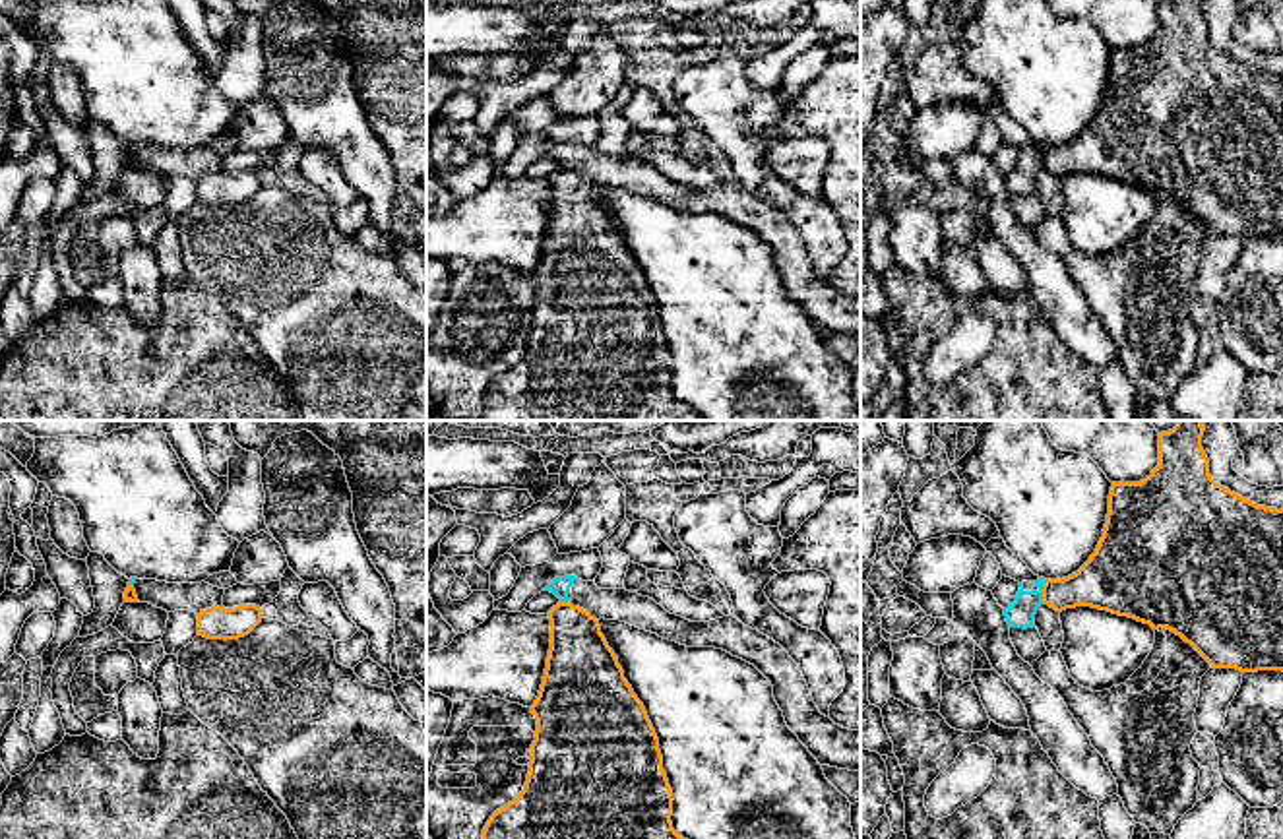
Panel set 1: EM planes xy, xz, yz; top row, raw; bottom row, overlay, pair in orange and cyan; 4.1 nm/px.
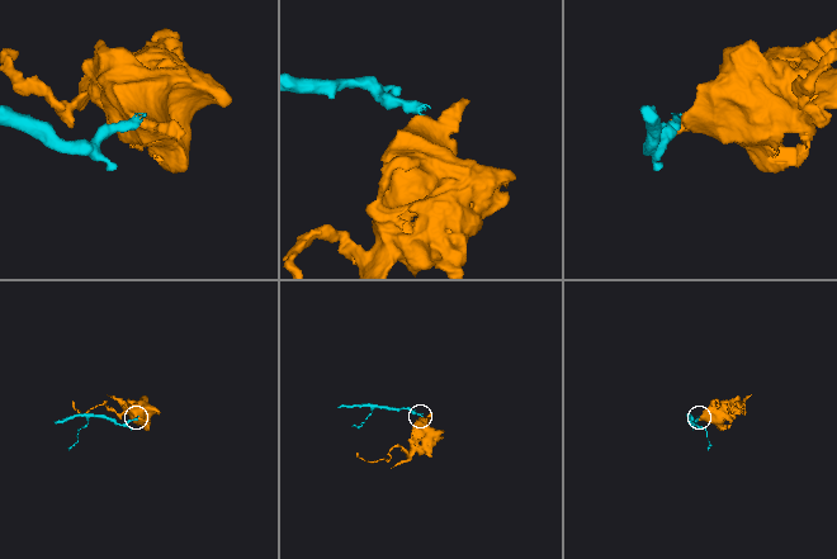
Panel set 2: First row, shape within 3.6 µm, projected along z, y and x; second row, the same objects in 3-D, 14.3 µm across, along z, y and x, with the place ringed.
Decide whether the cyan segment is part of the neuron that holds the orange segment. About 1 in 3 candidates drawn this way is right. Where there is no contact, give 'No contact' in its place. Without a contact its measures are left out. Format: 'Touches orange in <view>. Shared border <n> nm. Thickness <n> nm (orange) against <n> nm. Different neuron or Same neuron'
Touches orange in yz. Shared border 100 nm. Thickness 220 nm (orange) against 110 nm. Different neuron

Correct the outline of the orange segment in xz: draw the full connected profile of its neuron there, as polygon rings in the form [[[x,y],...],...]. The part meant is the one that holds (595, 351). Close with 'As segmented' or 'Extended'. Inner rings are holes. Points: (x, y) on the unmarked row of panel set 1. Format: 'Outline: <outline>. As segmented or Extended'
Outline: [[[572,169],[552,172],[548,186],[547,234],[531,271],[537,296],[527,347],[519,362],[486,388],[481,420],[705,420],[673,395],[673,355],[663,335],[659,304],[601,200],[599,186]]]. As segmented

